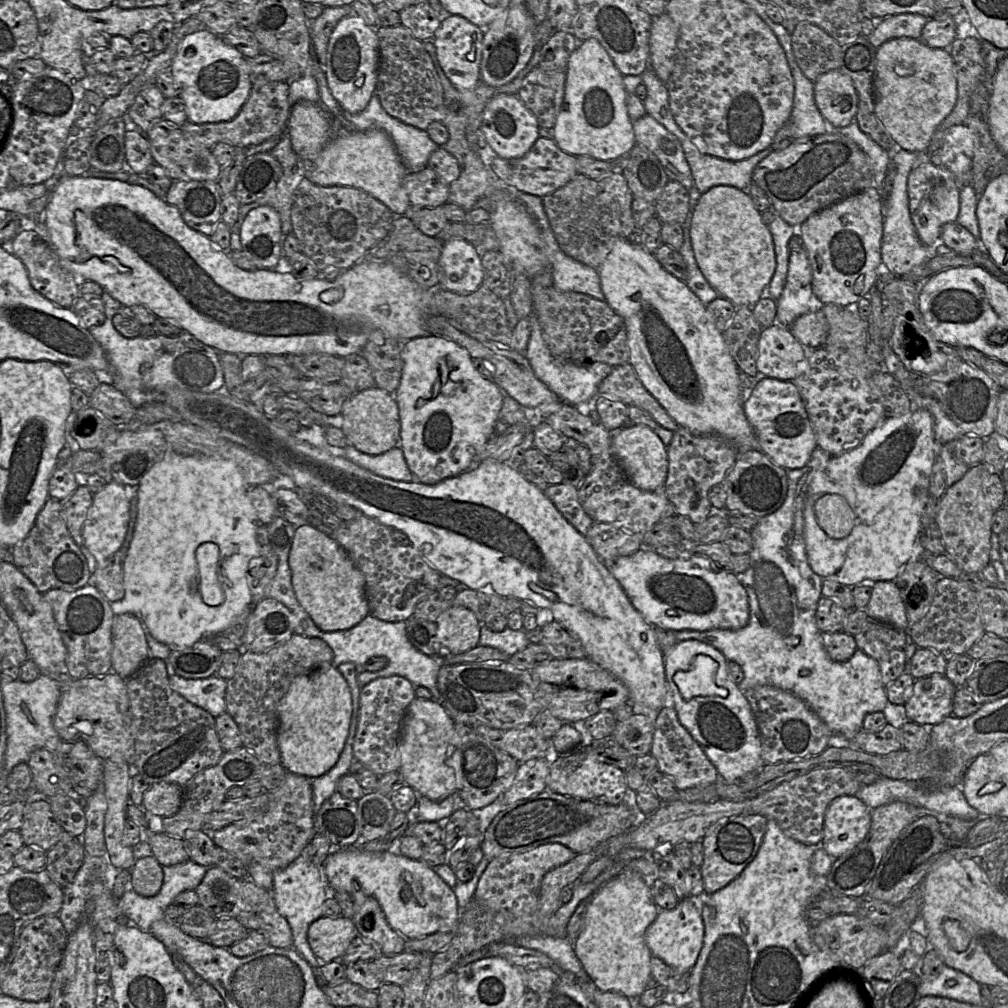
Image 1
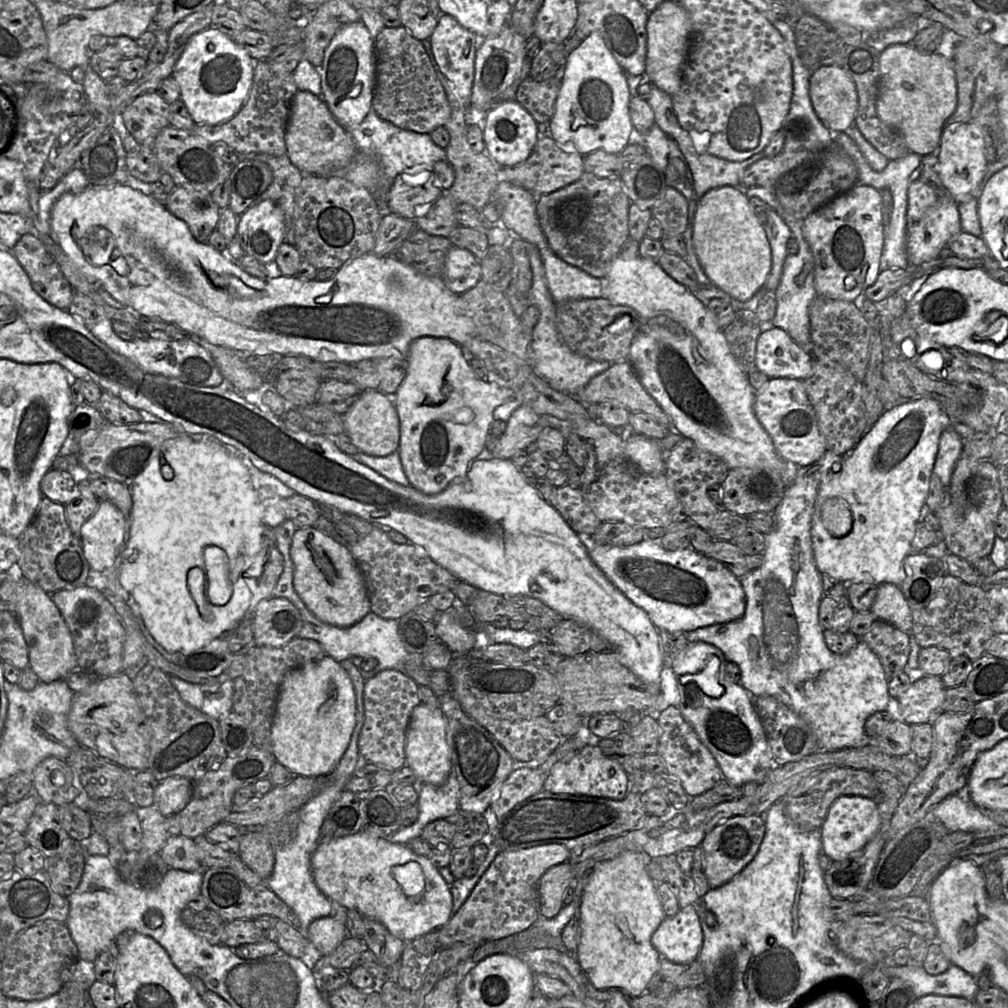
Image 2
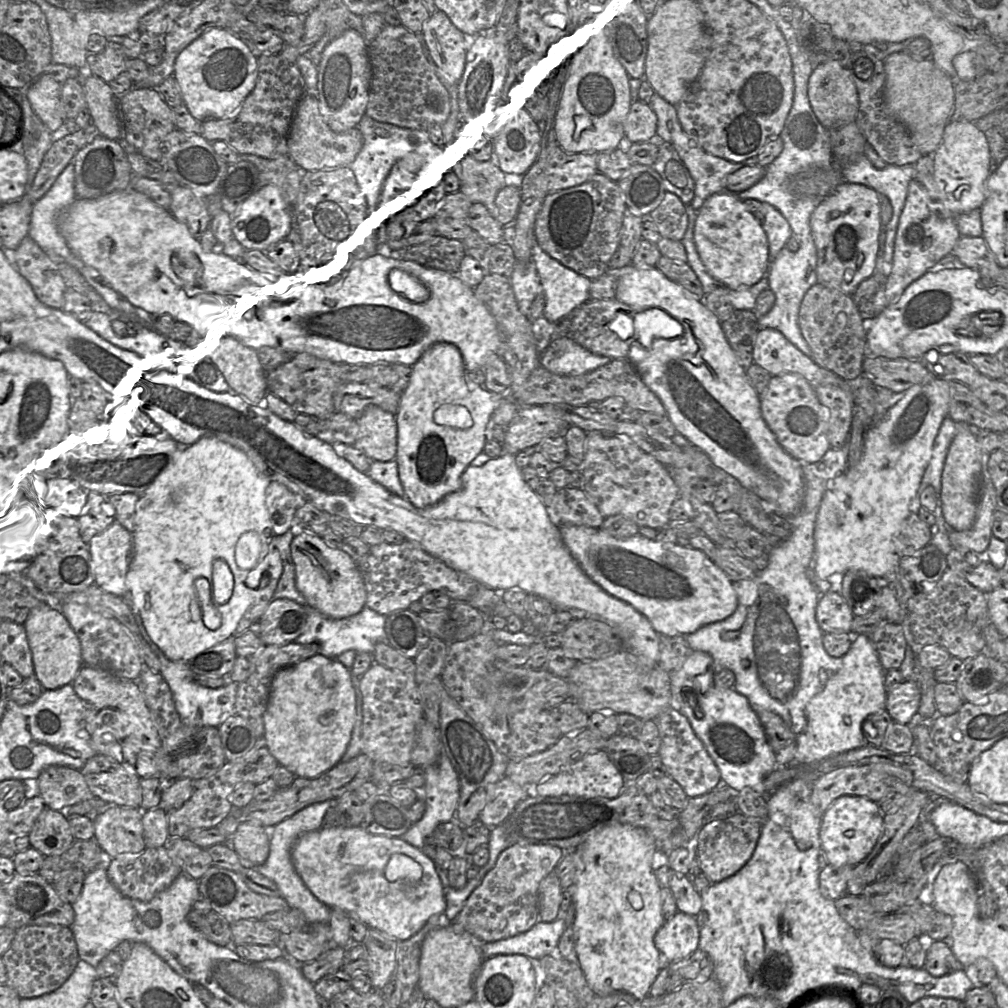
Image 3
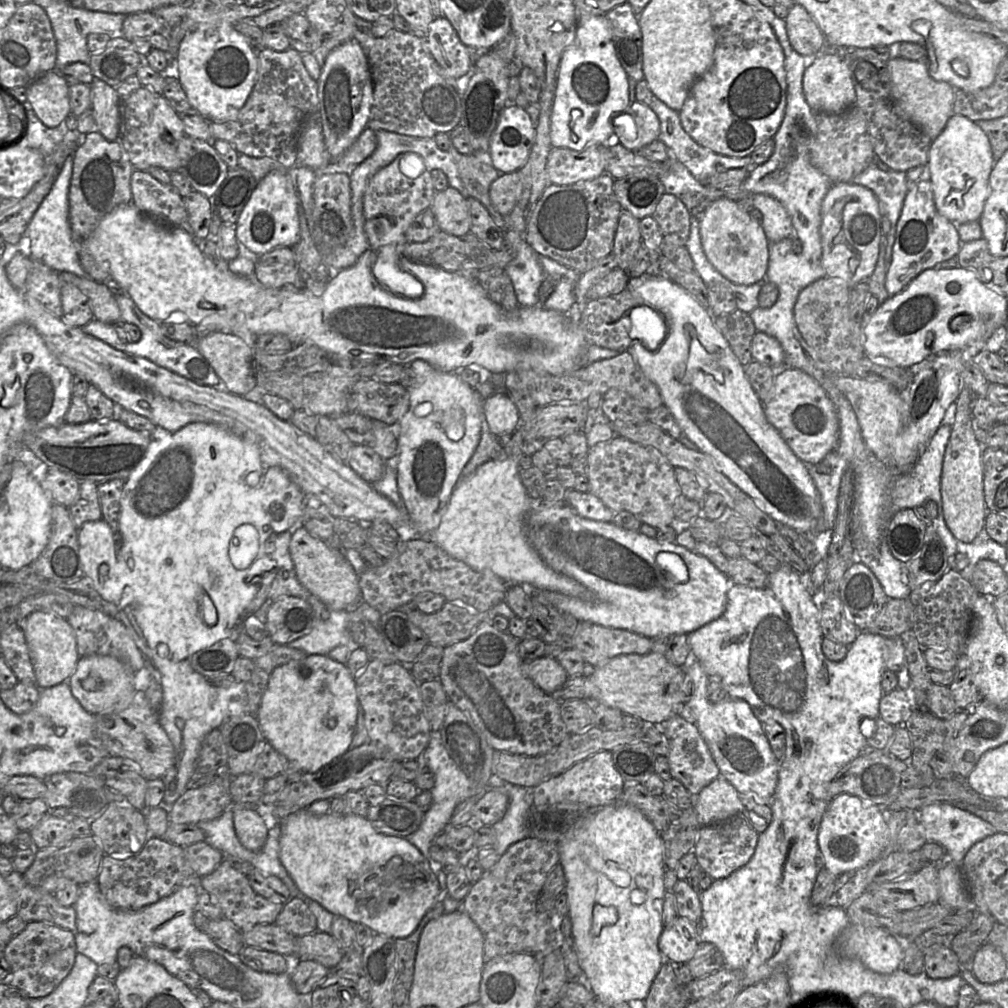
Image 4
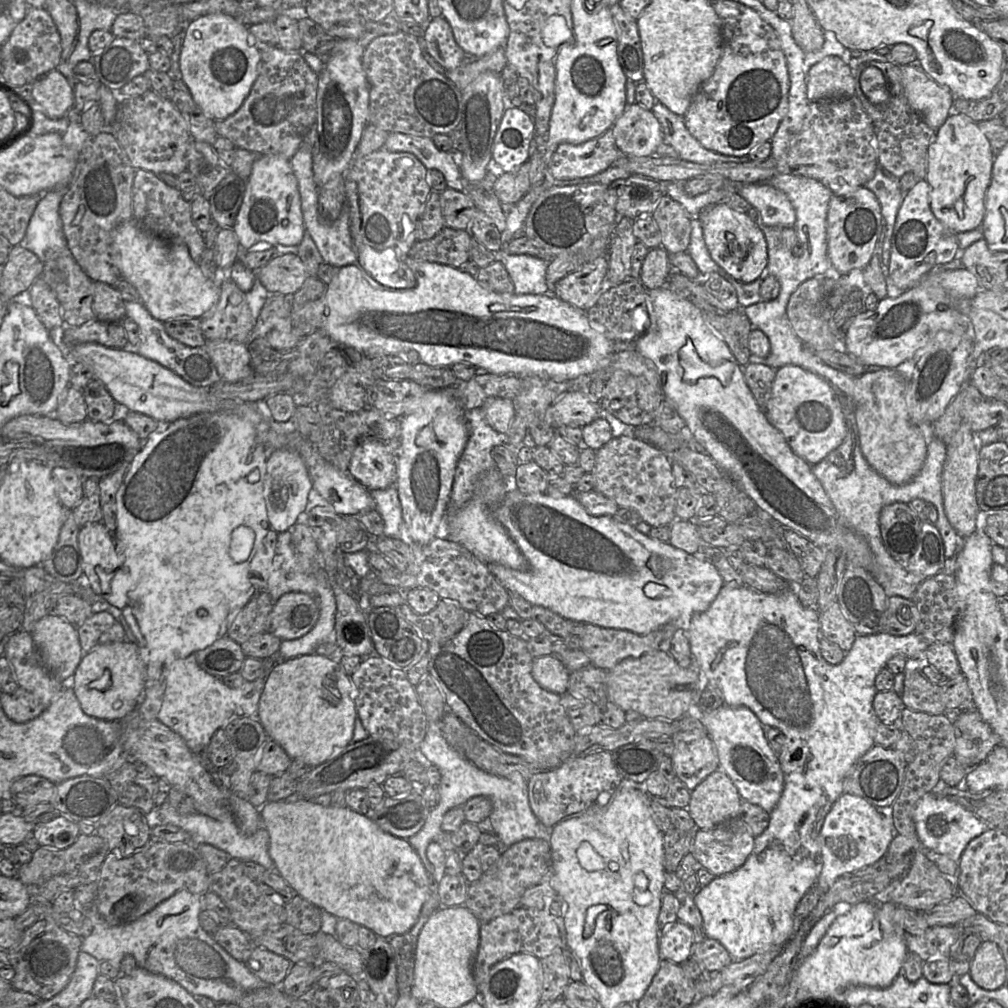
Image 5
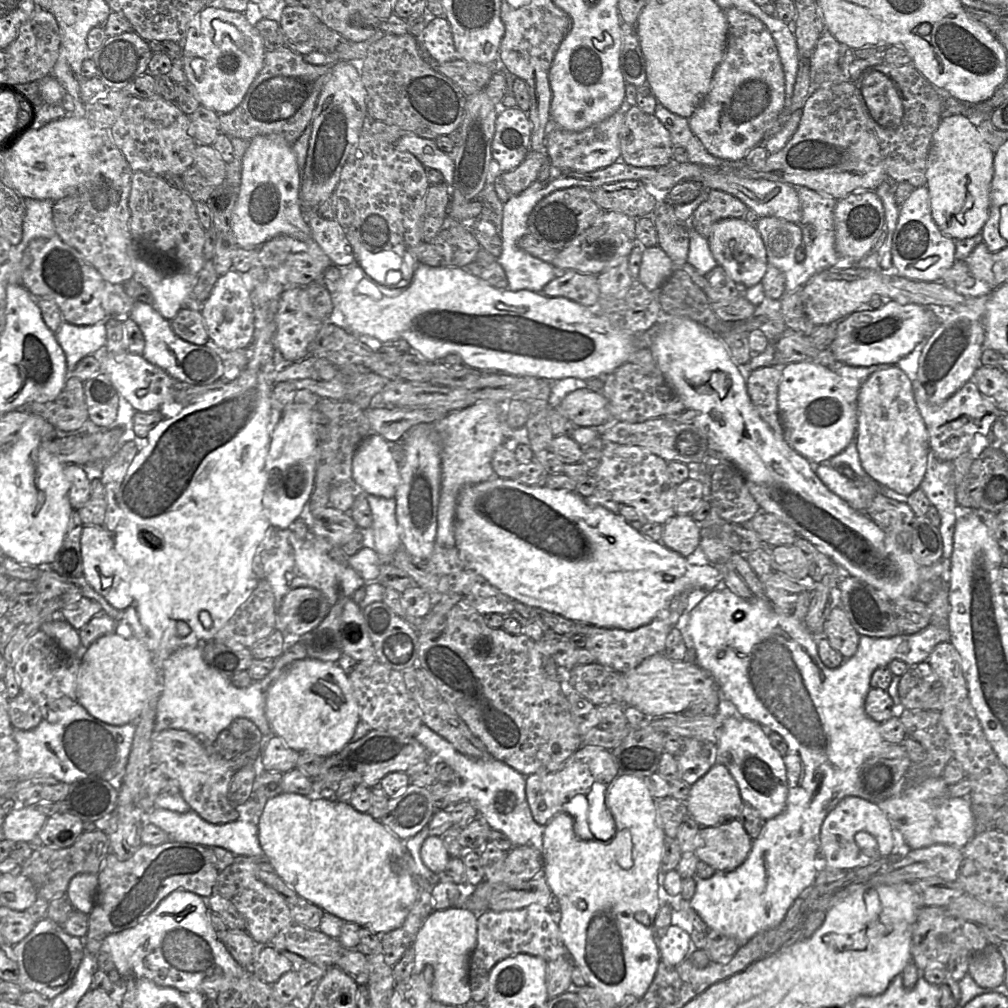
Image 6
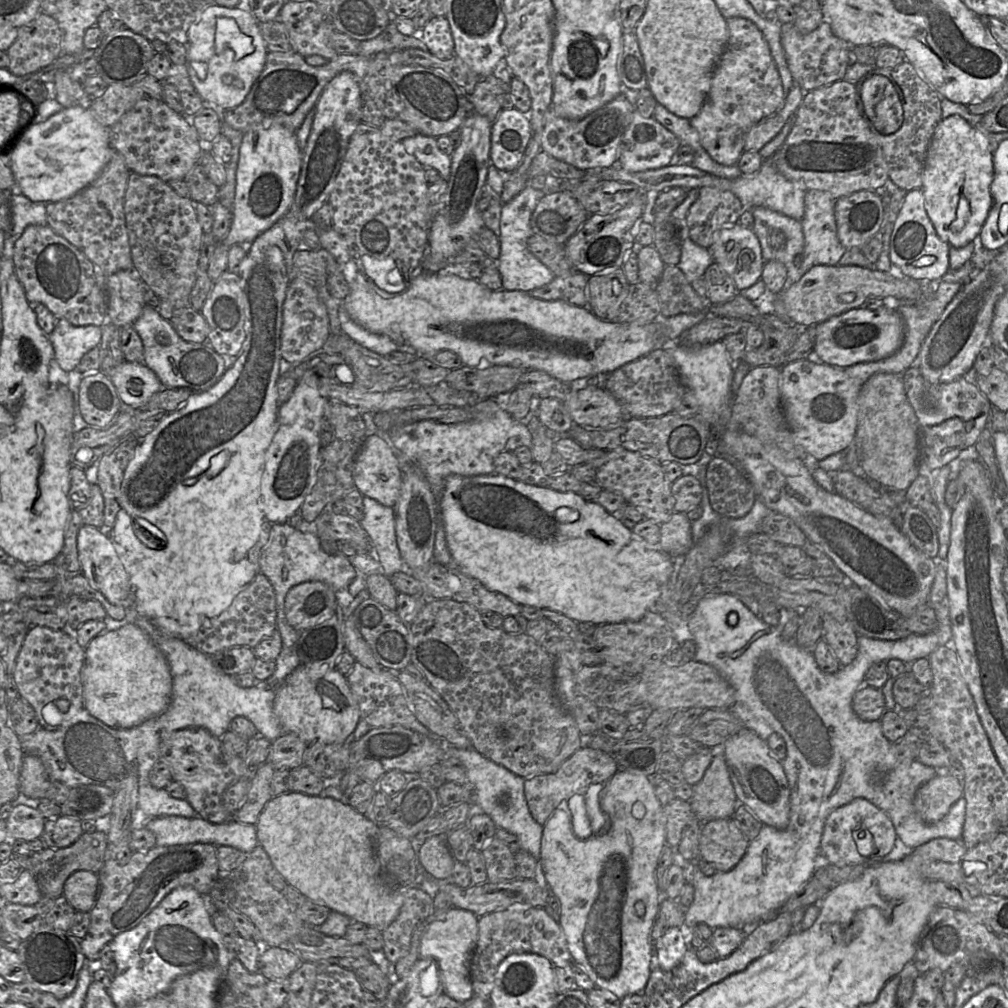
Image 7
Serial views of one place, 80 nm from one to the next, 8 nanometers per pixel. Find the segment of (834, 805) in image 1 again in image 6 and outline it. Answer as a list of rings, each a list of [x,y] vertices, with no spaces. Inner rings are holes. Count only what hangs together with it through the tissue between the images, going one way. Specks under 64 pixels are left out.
[[[857,796],[843,798],[826,816],[820,831],[821,851],[825,856],[827,867],[840,870],[852,870],[867,866],[878,859],[888,856],[898,844],[898,837],[886,814],[877,804]],[[865,831],[877,842],[874,852],[863,851],[855,841],[855,835]]]

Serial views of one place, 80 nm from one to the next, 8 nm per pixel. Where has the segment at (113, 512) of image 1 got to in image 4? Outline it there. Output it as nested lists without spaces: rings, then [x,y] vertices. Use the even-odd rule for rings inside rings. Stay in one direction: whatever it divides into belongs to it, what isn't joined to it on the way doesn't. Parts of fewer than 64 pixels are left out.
[[[103,519],[89,521],[78,529],[79,552],[83,564],[84,577],[89,577],[95,589],[107,601],[119,604],[125,587],[131,585],[132,575],[126,564],[117,554],[119,551],[118,536]]]

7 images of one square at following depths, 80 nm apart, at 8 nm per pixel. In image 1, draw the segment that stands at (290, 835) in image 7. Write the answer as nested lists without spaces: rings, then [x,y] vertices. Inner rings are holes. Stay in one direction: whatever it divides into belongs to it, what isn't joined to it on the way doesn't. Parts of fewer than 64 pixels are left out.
[[[344,847],[332,851],[327,856],[323,868],[331,889],[349,894],[362,891],[368,896],[375,897],[390,926],[405,939],[422,938],[436,932],[453,932],[455,934],[460,919],[460,908],[454,890],[434,871],[433,867],[428,866],[422,860],[407,858],[395,849],[384,852],[368,852],[356,847]],[[407,872],[420,879],[423,887],[421,894],[423,902],[413,894],[411,888],[407,885],[405,881]]]

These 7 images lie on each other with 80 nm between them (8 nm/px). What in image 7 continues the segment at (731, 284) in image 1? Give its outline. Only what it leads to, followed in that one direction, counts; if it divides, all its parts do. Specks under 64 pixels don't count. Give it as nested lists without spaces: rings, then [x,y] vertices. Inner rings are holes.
[[[737,222],[723,227],[714,233],[709,250],[714,261],[732,278],[738,291],[749,288],[761,278],[765,261],[759,239],[752,229]]]

